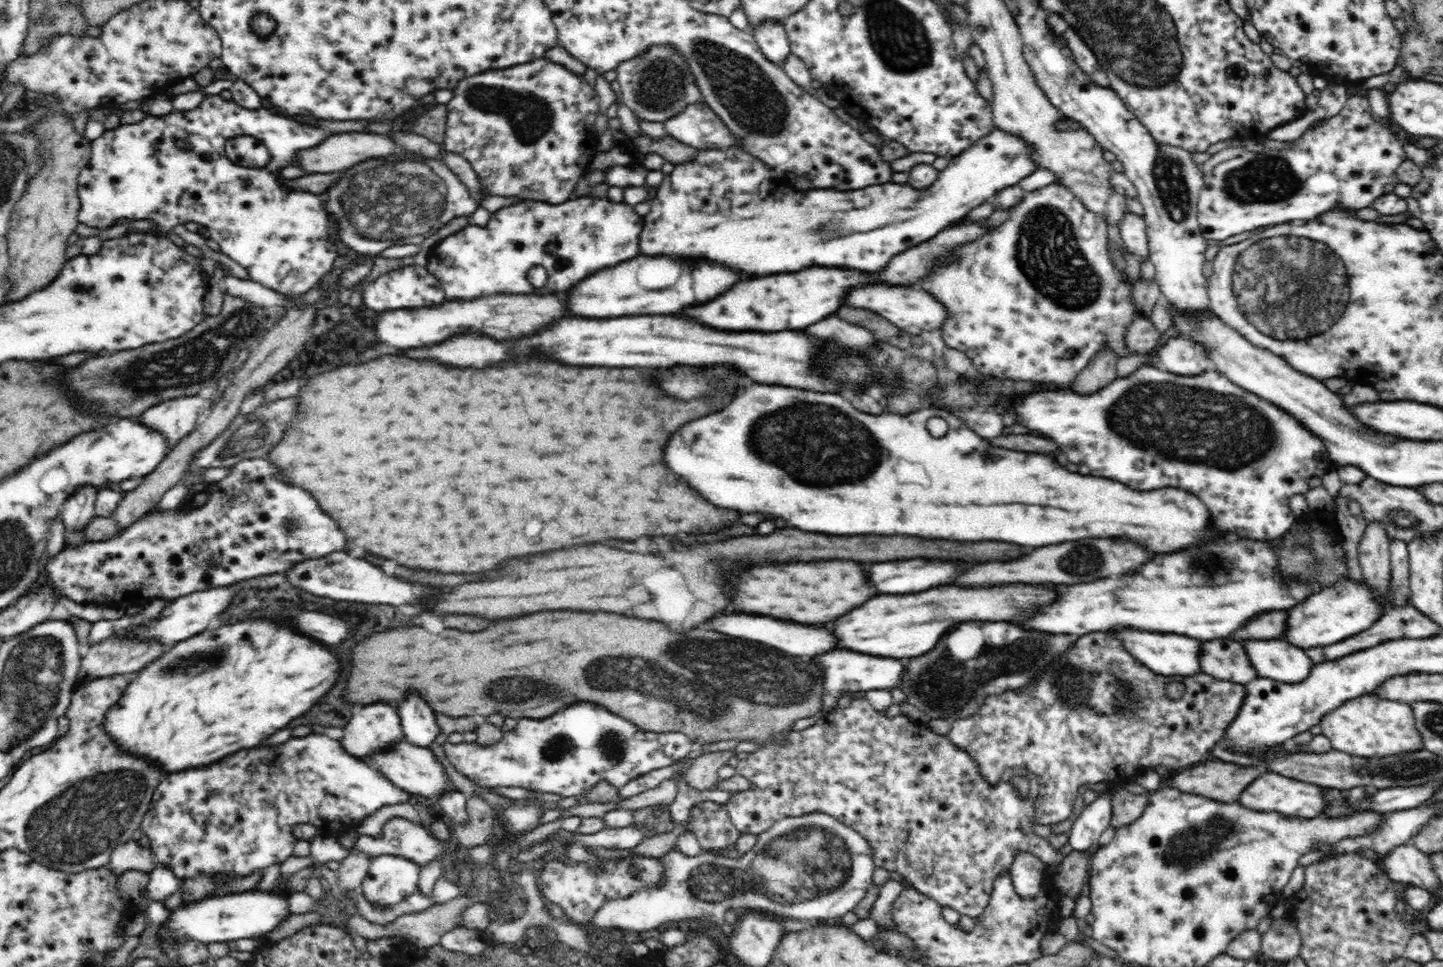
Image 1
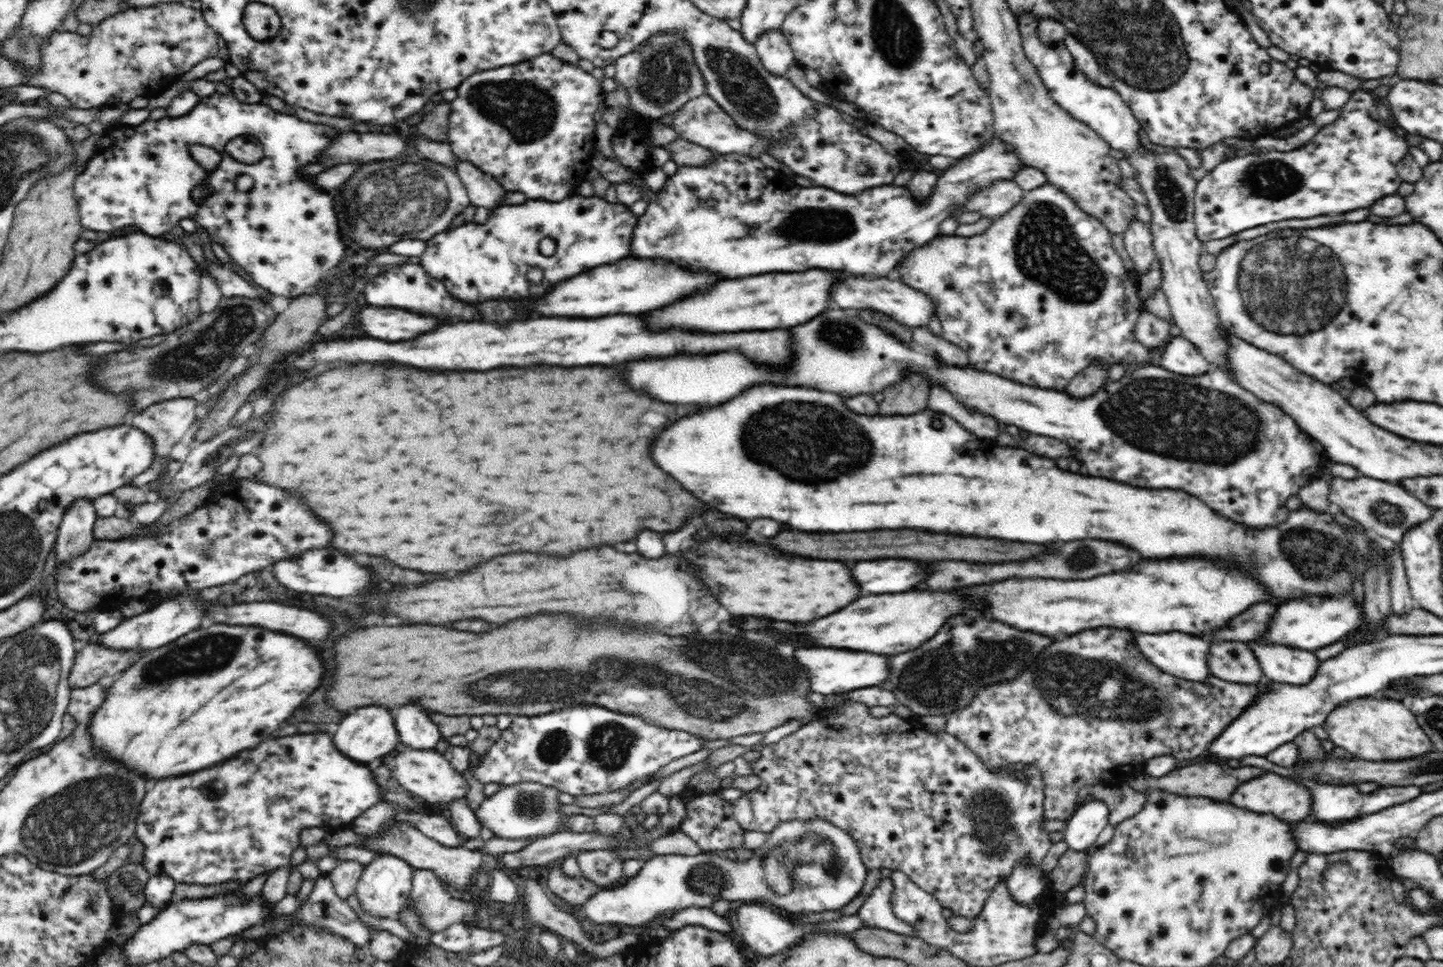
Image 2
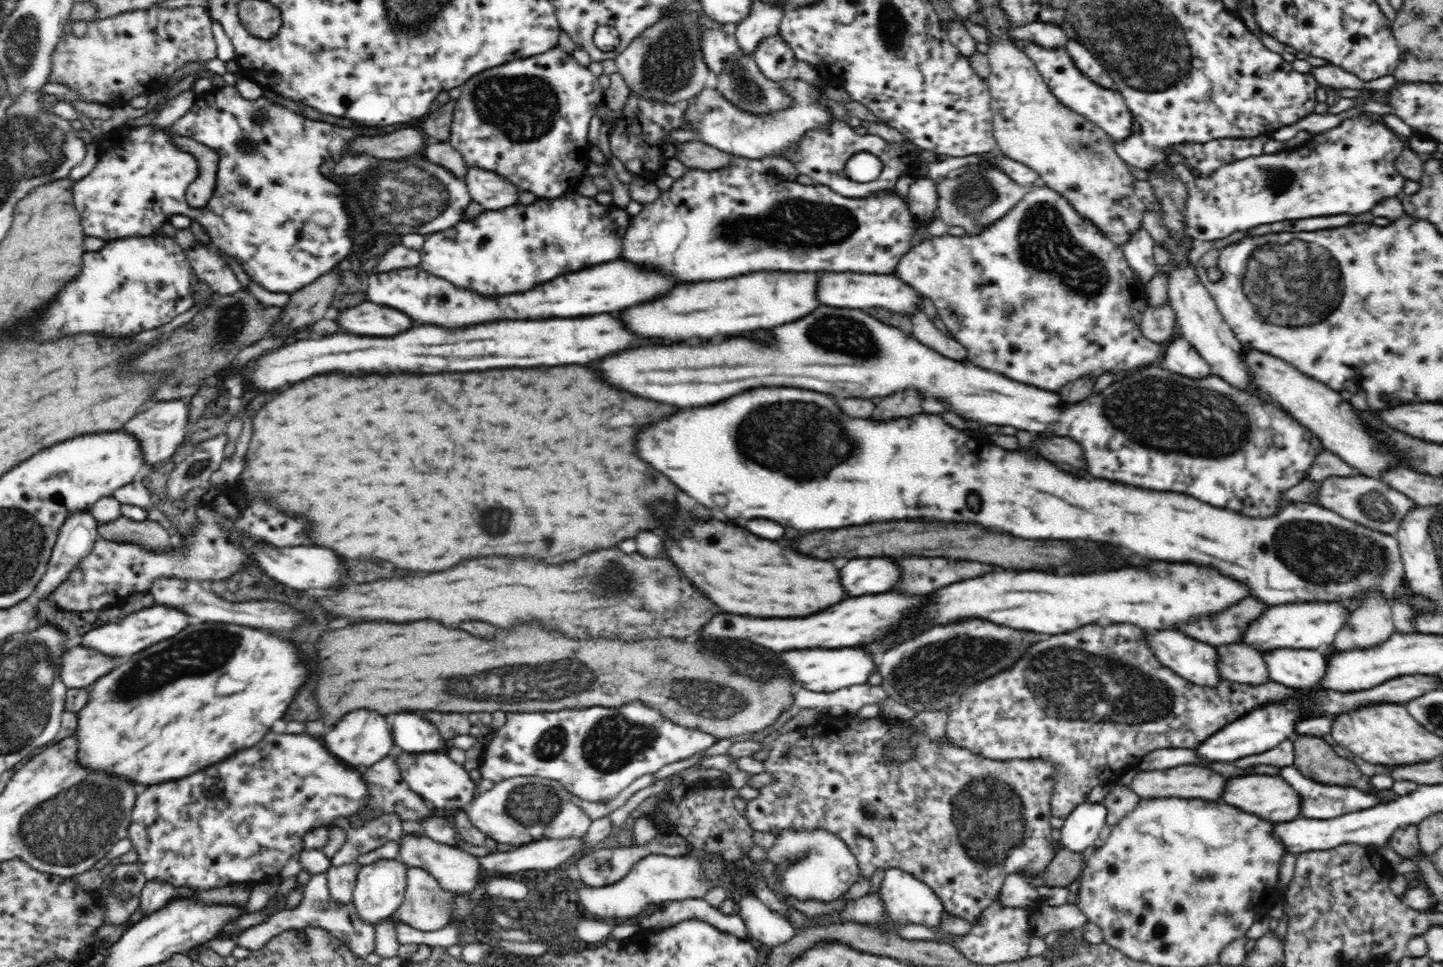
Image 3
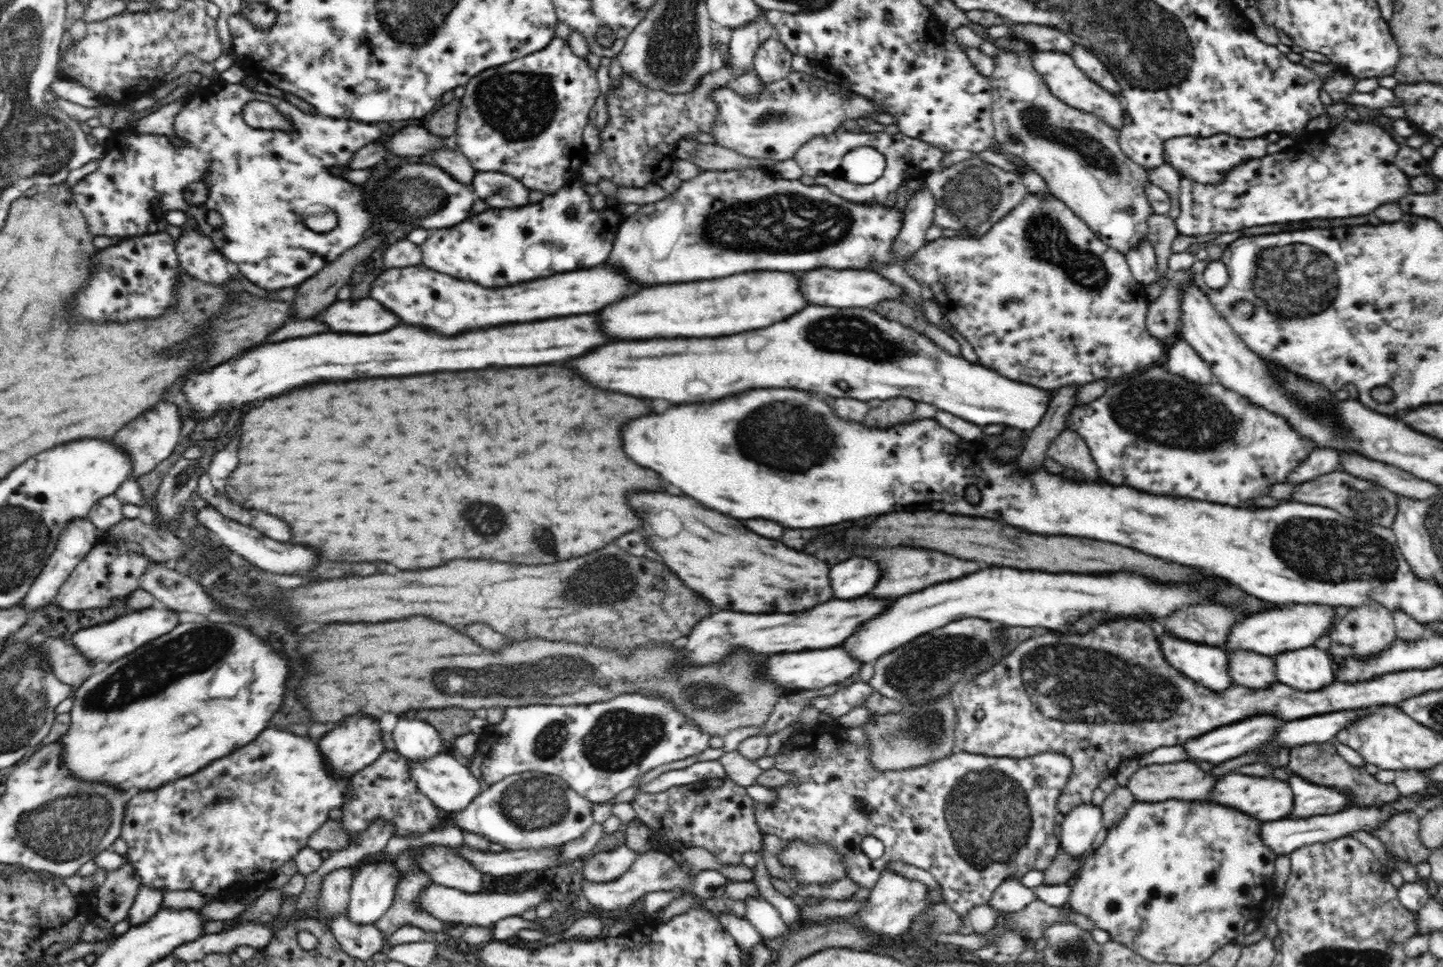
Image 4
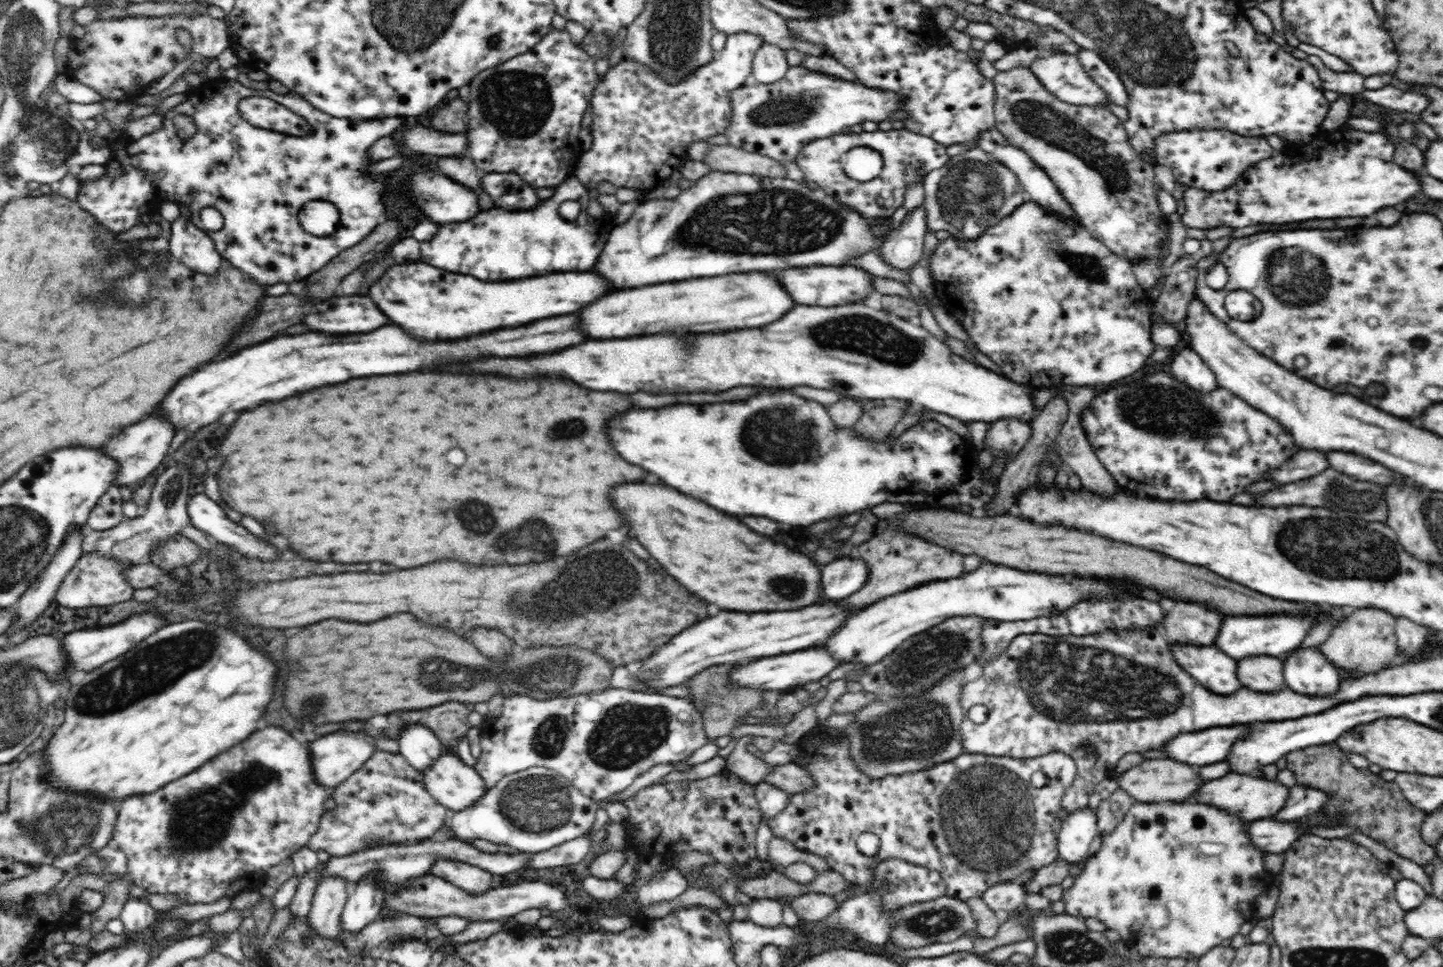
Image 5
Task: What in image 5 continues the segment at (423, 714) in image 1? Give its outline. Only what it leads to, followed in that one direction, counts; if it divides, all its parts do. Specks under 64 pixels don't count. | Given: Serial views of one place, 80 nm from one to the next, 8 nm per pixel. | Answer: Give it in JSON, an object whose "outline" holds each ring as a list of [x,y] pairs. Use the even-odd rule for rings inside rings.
{"outline":[[[420,723],[404,726],[397,741],[399,753],[420,772],[429,769],[442,756],[442,743],[437,735]]]}

